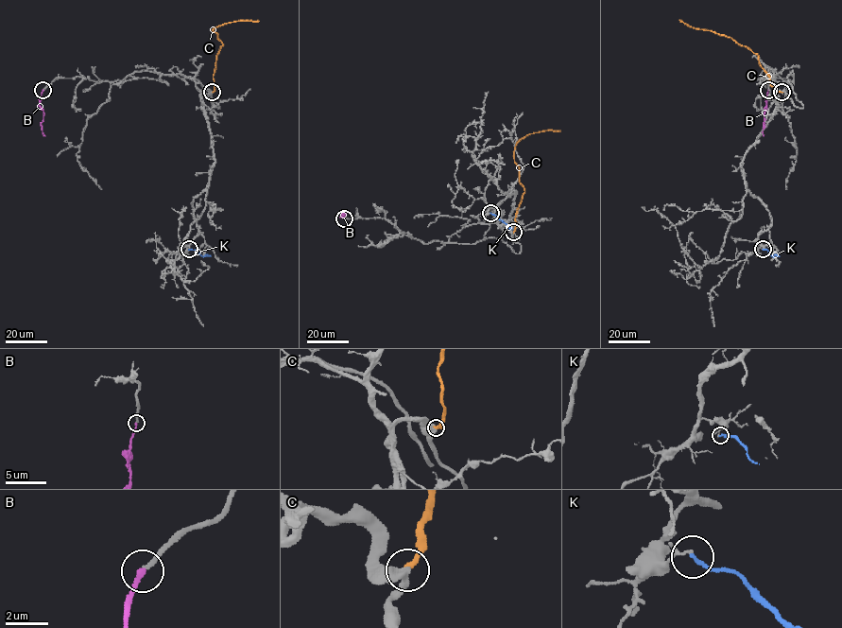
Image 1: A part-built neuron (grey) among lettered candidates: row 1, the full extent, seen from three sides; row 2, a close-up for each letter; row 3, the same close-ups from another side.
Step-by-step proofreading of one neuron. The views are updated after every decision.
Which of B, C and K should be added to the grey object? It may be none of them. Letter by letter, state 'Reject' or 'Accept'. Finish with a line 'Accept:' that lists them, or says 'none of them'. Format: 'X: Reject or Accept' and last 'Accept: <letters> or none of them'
B: Accept
C: Reject
K: Reject
Accept: B

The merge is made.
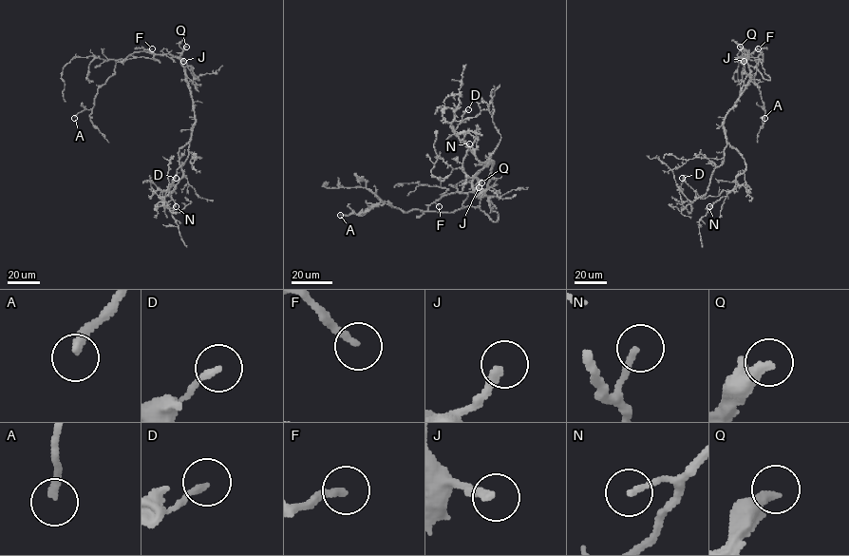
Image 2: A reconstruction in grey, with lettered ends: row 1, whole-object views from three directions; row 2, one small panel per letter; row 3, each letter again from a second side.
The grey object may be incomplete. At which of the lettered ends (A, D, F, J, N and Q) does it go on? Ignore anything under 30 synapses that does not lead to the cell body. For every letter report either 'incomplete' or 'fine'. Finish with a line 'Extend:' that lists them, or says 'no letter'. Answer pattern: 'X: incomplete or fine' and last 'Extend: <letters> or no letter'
A: incomplete
D: fine
F: fine
J: incomplete
N: fine
Q: incomplete
Extend: A, J, Q

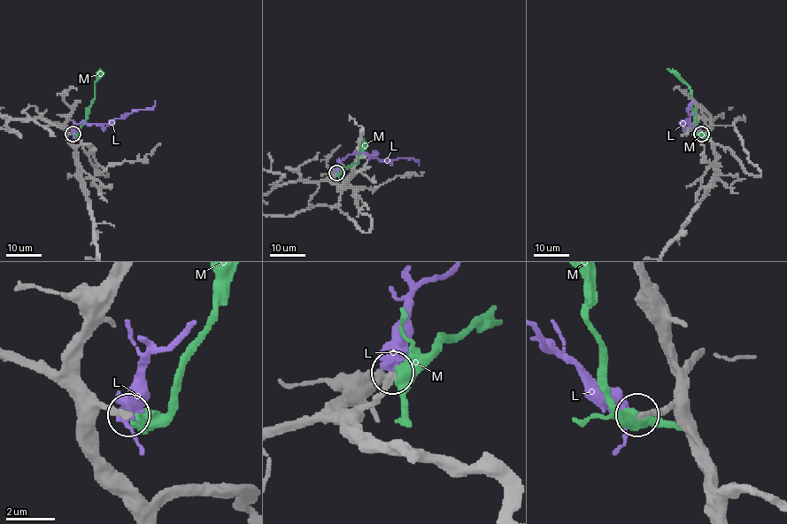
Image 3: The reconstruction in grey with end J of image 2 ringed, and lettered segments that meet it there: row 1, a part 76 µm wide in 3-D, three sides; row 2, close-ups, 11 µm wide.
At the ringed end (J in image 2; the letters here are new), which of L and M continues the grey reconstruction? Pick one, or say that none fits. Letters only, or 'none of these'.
L

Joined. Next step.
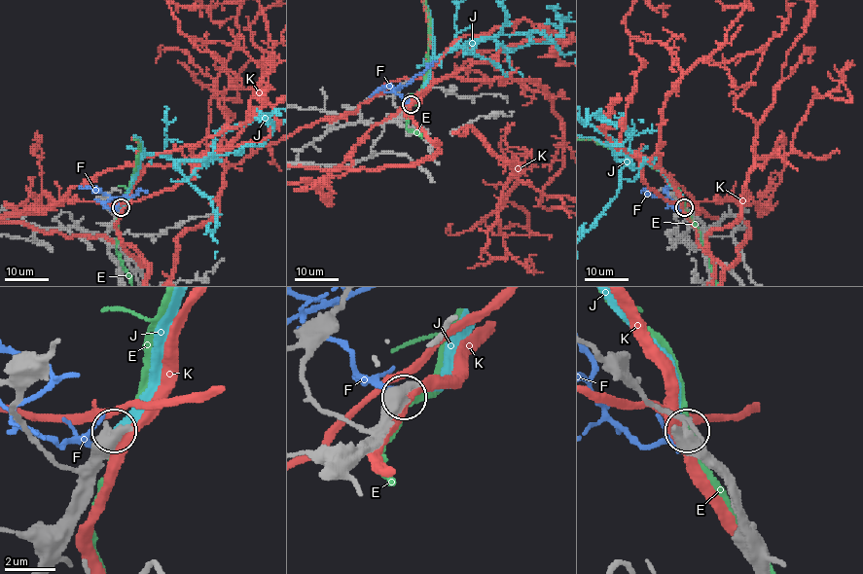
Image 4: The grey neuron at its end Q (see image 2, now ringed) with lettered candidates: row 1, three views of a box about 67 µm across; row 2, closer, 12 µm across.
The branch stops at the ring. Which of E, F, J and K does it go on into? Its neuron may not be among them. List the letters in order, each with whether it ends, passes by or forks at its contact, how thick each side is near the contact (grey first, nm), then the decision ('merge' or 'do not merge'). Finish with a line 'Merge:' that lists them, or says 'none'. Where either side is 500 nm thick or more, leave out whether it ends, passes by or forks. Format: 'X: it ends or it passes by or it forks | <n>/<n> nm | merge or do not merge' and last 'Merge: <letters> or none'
E: 800/260 nm | do not merge
F: 550/170 nm | do not merge
J: 650/320 nm | merge
K: 750/360 nm | do not merge
Merge: J

